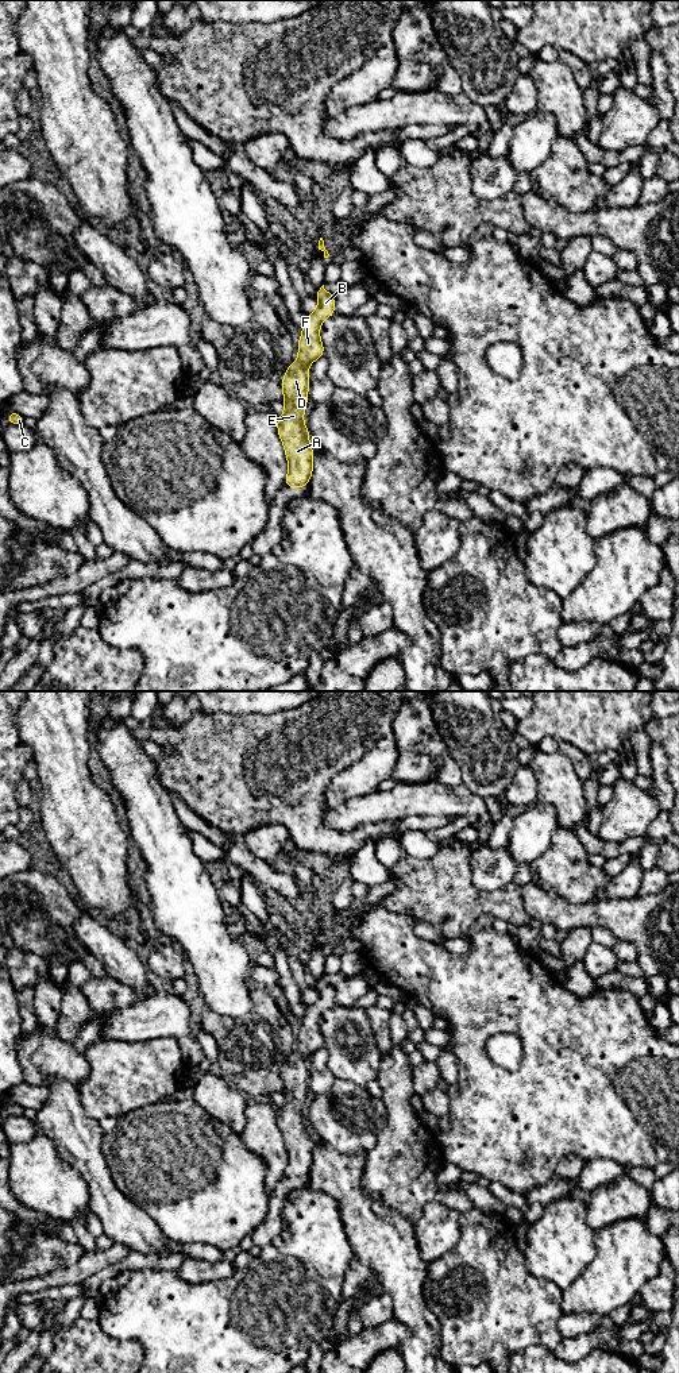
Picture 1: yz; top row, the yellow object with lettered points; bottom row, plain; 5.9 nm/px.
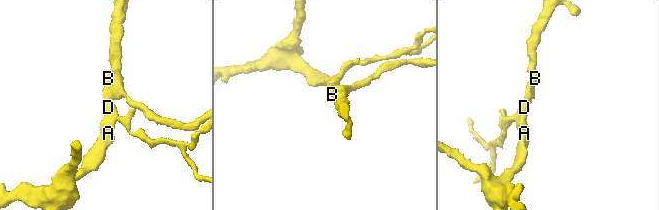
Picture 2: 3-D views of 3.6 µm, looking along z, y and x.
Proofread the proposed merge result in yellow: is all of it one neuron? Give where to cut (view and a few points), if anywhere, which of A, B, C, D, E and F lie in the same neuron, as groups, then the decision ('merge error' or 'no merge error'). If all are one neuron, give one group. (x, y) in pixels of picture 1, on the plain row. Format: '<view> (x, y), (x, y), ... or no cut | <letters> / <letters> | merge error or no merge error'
no cut | A B C D E F | no merge error

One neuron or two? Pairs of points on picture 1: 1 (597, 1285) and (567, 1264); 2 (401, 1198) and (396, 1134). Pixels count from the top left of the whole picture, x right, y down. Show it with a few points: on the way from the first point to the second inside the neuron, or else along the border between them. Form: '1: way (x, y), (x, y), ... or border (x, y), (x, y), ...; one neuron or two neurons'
1: border (595, 1245), (593, 1261), (563, 1291); two neurons
2: way (404, 1181), (404, 1150); one neuron

